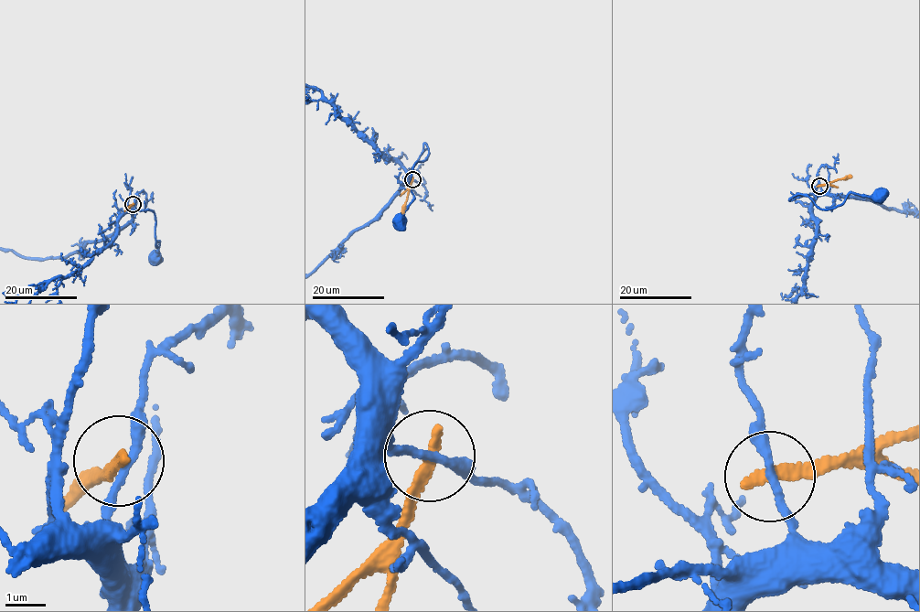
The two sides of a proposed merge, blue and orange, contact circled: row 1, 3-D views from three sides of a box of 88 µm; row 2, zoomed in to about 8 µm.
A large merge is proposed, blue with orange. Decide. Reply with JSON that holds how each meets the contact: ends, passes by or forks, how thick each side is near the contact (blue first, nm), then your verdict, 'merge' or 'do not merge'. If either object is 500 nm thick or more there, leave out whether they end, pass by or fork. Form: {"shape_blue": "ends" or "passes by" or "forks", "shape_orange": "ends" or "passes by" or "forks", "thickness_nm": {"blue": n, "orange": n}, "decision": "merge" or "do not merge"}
{"shape_blue": "passes by", "shape_orange": "ends", "thickness_nm": {"blue": 200, "orange": 300}, "decision": "do not merge"}

